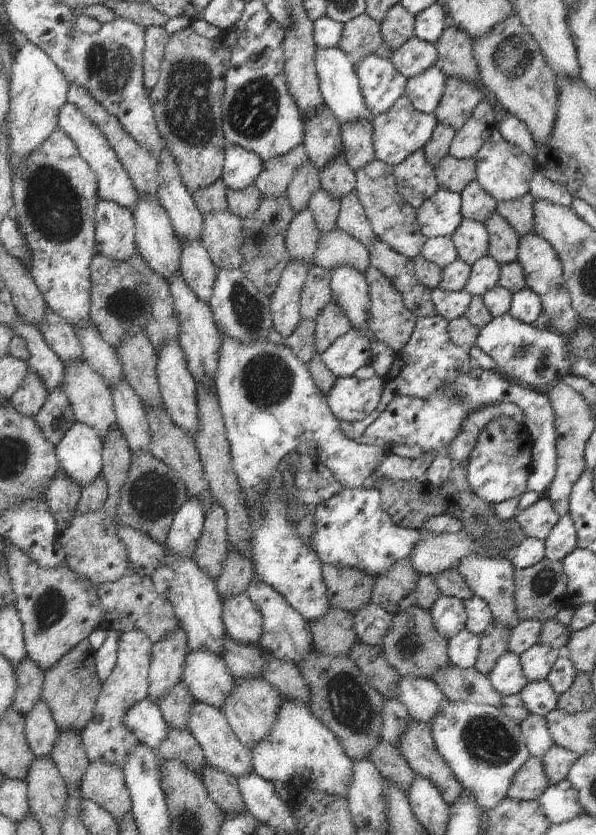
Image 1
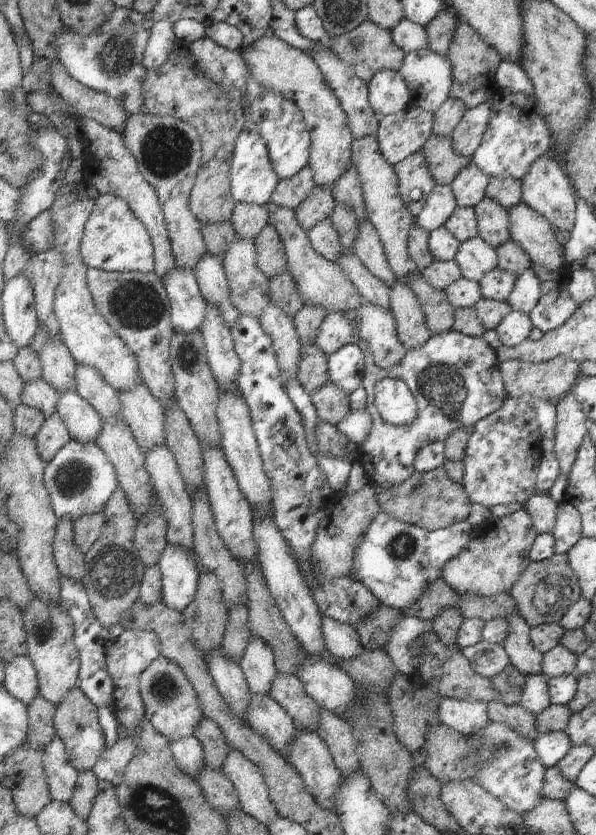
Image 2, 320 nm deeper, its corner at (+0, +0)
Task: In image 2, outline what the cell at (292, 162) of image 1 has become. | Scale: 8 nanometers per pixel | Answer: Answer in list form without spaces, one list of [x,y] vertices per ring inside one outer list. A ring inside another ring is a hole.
[[[306,165],[292,178],[278,181],[272,193],[271,201],[294,211],[304,199],[308,198],[314,187],[313,170],[309,165]]]

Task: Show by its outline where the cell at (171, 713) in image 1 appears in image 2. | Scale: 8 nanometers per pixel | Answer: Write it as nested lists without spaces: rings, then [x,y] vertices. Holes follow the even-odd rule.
[[[204,717],[197,726],[194,736],[204,749],[205,766],[222,770],[231,746],[227,743],[220,727],[213,720]]]

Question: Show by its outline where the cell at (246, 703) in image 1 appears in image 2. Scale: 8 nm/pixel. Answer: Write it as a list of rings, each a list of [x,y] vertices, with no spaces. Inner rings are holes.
[[[298,731],[289,746],[288,762],[301,774],[304,784],[315,798],[315,801],[329,812],[336,813],[335,797],[343,780],[341,772],[336,768],[330,751],[327,750],[323,738],[314,731]]]

